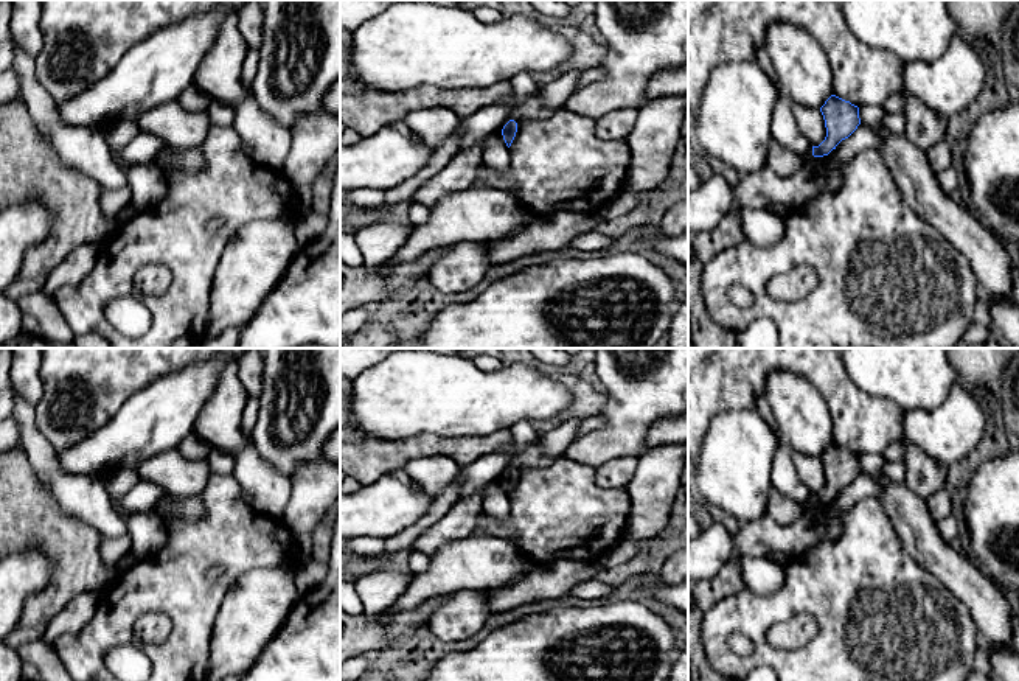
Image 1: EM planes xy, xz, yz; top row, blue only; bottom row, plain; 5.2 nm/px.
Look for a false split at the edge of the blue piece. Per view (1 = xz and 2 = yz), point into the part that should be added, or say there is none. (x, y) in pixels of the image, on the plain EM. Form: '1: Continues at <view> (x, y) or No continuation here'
1: No continuation here
2: No continuation here

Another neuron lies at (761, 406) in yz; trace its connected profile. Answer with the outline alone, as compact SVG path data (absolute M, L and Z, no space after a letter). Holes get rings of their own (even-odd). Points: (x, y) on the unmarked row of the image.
M760 395L756 398L755 409L761 414L761 417L766 420L766 423L769 424L769 428L775 434L777 442L778 442L778 446L783 445L784 440L783 440L781 434L780 434L778 424L775 421L775 417L772 414L772 409L770 409L767 400L764 398L764 395Z

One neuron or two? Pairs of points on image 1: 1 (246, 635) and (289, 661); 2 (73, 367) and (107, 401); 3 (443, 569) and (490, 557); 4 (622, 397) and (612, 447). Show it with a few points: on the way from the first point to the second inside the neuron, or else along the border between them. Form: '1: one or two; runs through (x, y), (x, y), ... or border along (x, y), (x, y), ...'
1: two; border along (288, 616), (252, 664)
2: one; runs through (83, 373), (98, 392)
3: one; runs through (454, 566), (479, 562)
4: one; runs through (622, 409), (620, 434)

